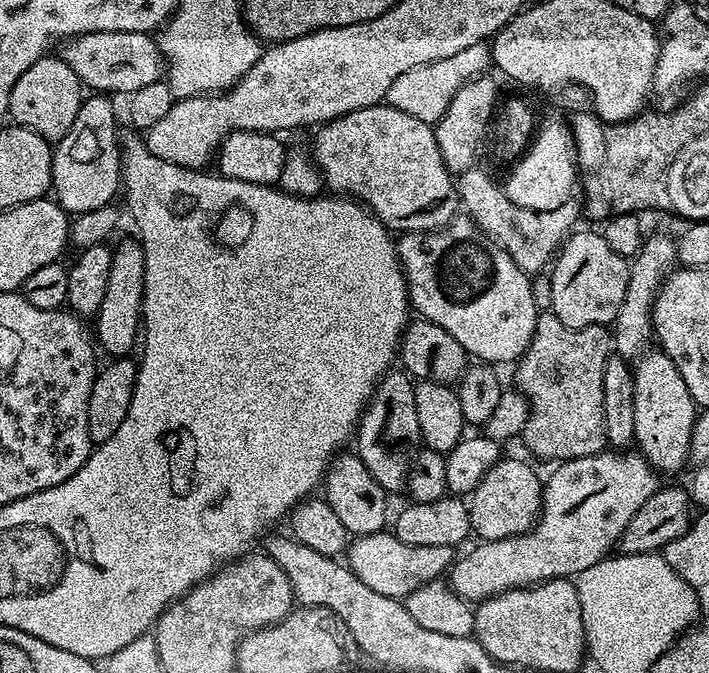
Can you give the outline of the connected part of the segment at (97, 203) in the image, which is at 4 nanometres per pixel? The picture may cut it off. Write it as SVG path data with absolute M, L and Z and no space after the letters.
M107 95L89 97L81 103L74 126L70 126L52 153L51 191L56 203L69 214L98 210L112 204L112 195L122 188L122 144L118 136L116 140L116 112Z

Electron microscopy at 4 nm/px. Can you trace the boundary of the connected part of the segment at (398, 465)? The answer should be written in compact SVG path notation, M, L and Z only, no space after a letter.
M389 370L385 372L380 383L376 385L376 391L372 394L372 399L364 408L363 414L360 415L359 425L354 433L355 451L358 453L361 462L374 474L378 486L384 488L385 493L393 494L405 487L408 483L408 470L412 466L414 453L421 443L420 427L418 426L418 406L414 402L416 393L416 384L413 377L409 376L403 370Z

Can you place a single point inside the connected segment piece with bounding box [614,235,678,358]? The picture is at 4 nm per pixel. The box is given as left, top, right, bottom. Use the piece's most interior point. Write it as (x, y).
(657, 259)

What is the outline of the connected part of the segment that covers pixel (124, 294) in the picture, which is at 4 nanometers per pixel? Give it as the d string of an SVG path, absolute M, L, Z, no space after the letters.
M139 239L124 240L112 248L112 261L106 282L106 294L102 294L100 308L94 317L94 340L101 349L105 348L112 358L124 358L132 347L137 347L142 332L142 309L144 307L144 248Z

